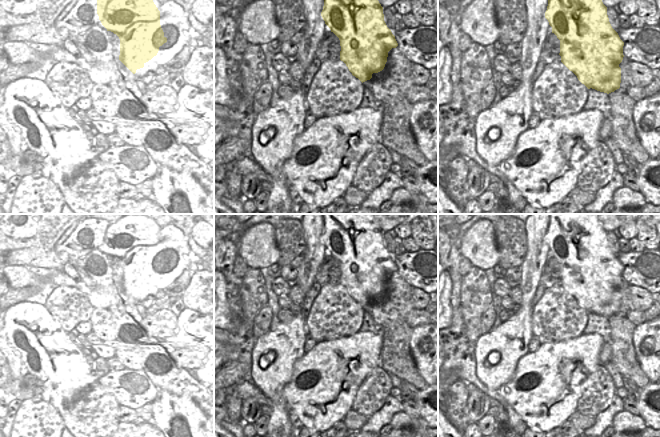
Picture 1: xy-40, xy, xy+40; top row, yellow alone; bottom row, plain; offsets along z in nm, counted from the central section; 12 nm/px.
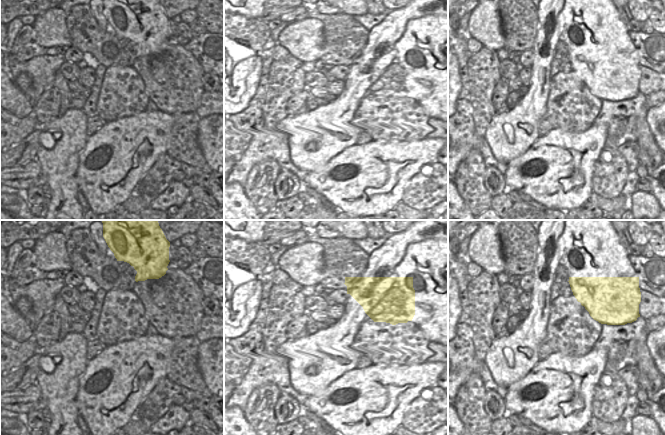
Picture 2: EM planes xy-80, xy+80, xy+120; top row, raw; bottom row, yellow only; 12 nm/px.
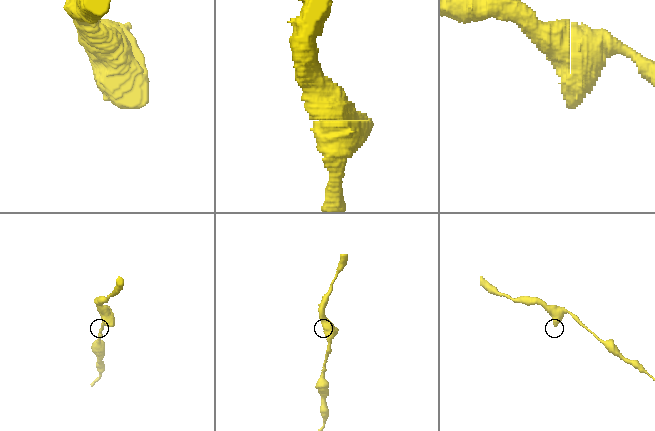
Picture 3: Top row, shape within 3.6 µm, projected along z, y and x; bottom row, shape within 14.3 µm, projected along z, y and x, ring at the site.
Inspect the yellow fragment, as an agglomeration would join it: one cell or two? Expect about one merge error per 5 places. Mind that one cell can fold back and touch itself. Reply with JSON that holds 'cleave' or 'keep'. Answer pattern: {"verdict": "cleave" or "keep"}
{"verdict": "keep"}

